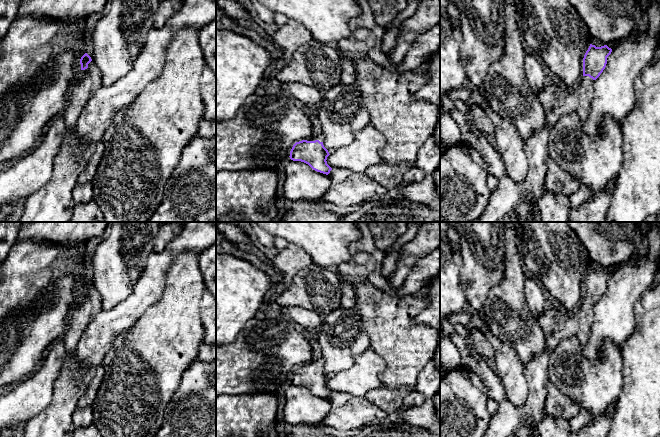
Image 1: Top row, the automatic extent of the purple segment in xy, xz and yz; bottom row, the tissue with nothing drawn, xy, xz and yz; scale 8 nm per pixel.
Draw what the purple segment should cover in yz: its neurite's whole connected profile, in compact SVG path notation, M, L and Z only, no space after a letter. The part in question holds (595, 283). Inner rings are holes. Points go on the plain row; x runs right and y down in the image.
M590 268L583 282L583 300L576 310L572 314L569 314L567 319L556 317L553 310L545 311L538 317L538 323L545 335L547 348L554 350L562 340L571 338L572 336L577 337L583 348L586 346L594 324L594 306L605 293L607 281L611 276L612 273L607 269L596 271Z

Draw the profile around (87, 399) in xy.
M102 366L98 367L88 387L81 396L78 402L78 408L92 407L96 399L96 394L102 383L104 377L104 369Z

